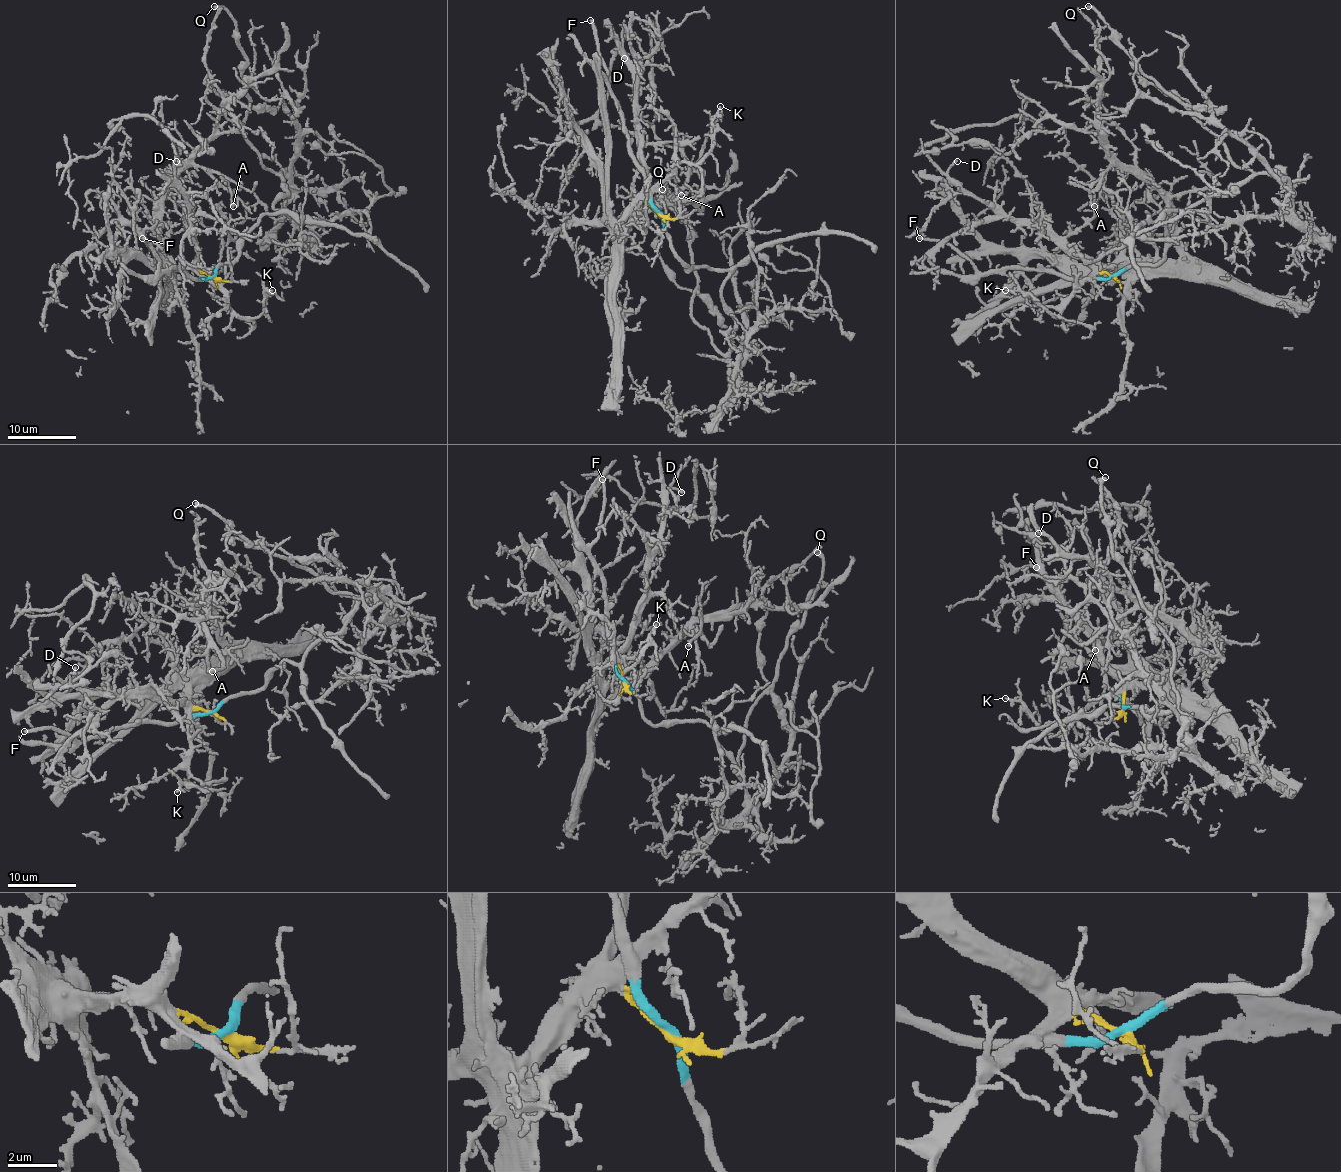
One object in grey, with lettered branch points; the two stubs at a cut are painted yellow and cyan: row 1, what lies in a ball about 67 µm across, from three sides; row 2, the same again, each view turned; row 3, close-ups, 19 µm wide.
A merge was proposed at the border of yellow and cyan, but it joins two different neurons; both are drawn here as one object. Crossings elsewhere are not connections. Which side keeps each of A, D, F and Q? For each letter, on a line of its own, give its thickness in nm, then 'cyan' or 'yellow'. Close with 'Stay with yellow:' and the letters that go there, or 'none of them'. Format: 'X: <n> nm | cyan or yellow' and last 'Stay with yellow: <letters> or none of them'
A: 200 nm | yellow
D: 170 nm | yellow
F: 280 nm | cyan
Q: 380 nm | cyan
Stay with yellow: A, D

